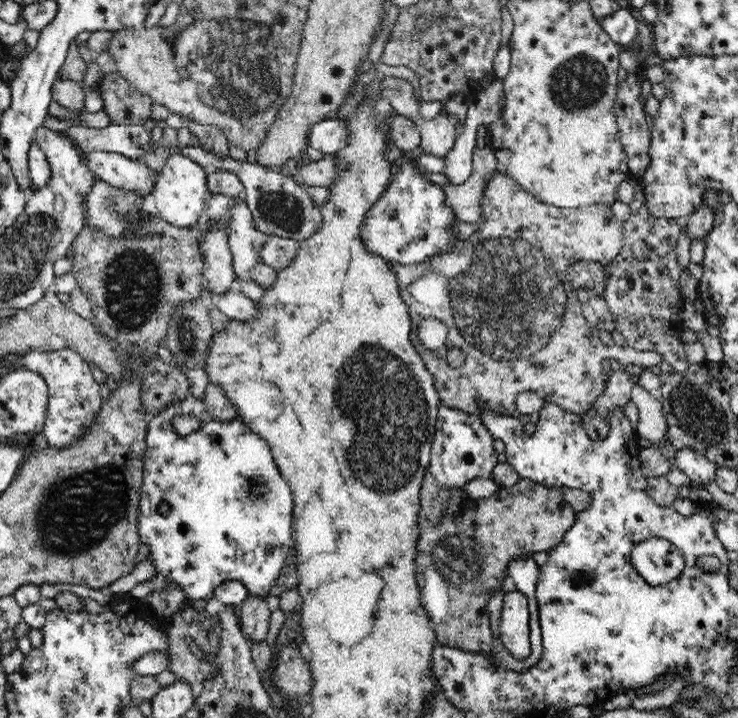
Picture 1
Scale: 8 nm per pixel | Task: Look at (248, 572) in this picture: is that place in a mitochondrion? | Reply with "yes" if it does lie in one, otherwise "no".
no

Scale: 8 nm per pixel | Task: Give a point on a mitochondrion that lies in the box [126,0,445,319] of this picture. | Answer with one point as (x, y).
(229, 82)

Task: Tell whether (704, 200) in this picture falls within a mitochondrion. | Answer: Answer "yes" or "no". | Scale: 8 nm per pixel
no

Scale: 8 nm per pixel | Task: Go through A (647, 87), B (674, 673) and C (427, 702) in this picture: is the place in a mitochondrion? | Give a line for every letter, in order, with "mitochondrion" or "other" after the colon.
A: other
B: other
C: other

